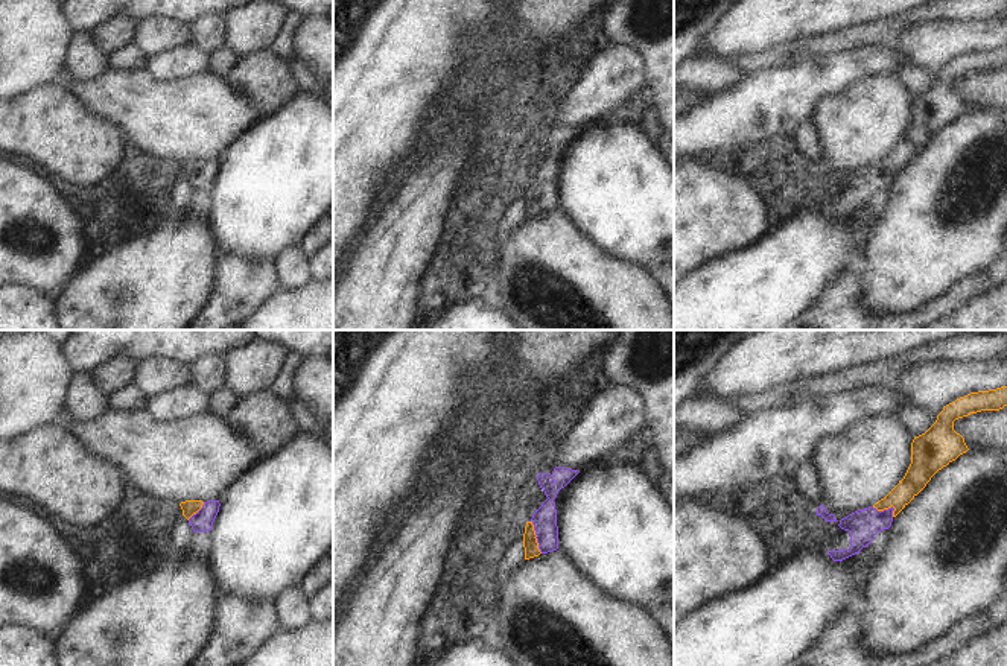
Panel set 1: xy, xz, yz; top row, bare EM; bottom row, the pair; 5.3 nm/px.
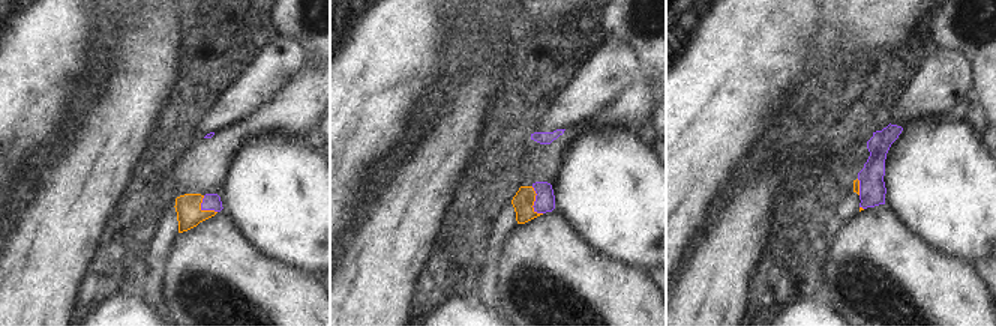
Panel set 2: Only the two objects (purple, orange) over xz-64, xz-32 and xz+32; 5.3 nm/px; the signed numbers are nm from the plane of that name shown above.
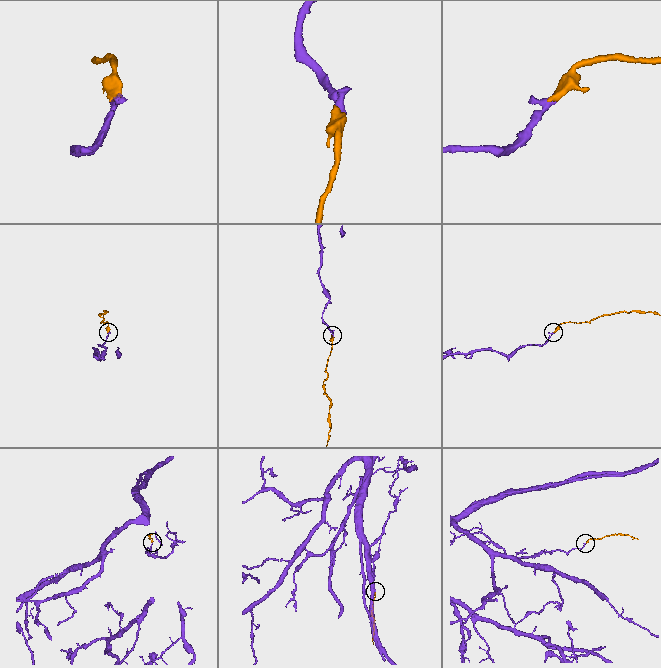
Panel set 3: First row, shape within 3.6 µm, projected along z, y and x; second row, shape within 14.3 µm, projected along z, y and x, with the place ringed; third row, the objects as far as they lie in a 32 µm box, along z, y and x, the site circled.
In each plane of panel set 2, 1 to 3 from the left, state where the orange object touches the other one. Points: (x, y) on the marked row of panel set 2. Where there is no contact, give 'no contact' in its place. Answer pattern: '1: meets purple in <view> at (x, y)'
1: meets purple in xz-64 at (203, 209)
2: meets purple in xz-32 at (534, 202)
3: meets purple in xz+32 at (860, 187)

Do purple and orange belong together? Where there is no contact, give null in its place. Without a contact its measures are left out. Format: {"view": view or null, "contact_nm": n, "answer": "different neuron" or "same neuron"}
{"view": "xz", "contact_nm": 190, "answer": "same neuron"}

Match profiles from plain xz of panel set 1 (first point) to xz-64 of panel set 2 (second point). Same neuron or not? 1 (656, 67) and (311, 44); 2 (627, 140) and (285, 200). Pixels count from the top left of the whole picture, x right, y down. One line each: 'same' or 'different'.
1: same
2: same

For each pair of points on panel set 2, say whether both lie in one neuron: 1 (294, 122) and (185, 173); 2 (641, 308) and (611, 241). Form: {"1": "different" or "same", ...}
{"1": "same", "2": "different"}

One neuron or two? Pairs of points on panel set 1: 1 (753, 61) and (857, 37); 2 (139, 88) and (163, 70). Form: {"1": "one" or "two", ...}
{"1": "one", "2": "two"}

